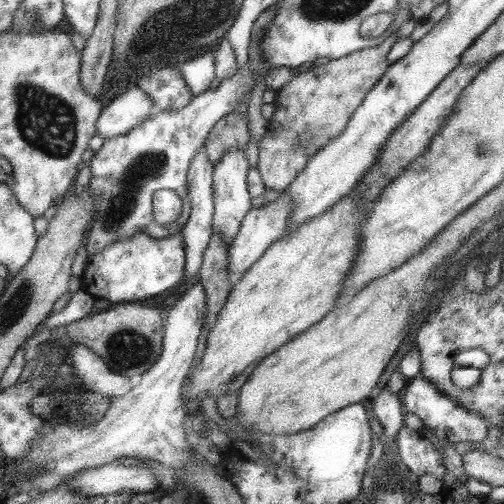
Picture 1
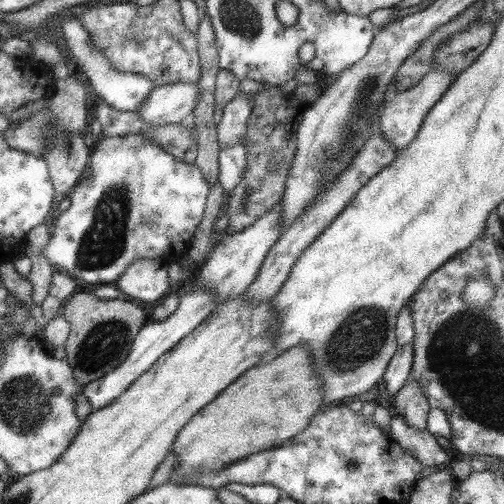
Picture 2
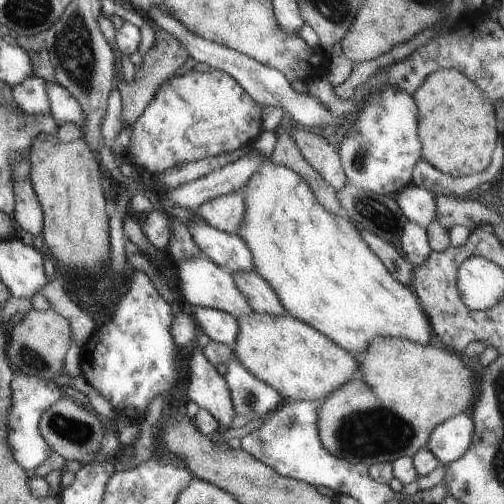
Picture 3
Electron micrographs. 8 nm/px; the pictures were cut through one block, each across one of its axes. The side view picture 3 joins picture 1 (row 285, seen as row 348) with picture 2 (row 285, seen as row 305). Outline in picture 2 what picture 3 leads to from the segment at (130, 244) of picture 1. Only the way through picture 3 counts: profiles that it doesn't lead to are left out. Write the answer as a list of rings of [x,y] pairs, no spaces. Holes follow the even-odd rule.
[[[149,260],[131,264],[125,274],[113,282],[113,286],[135,302],[153,302],[157,298],[161,300],[167,292],[171,292],[167,280],[167,264]]]

